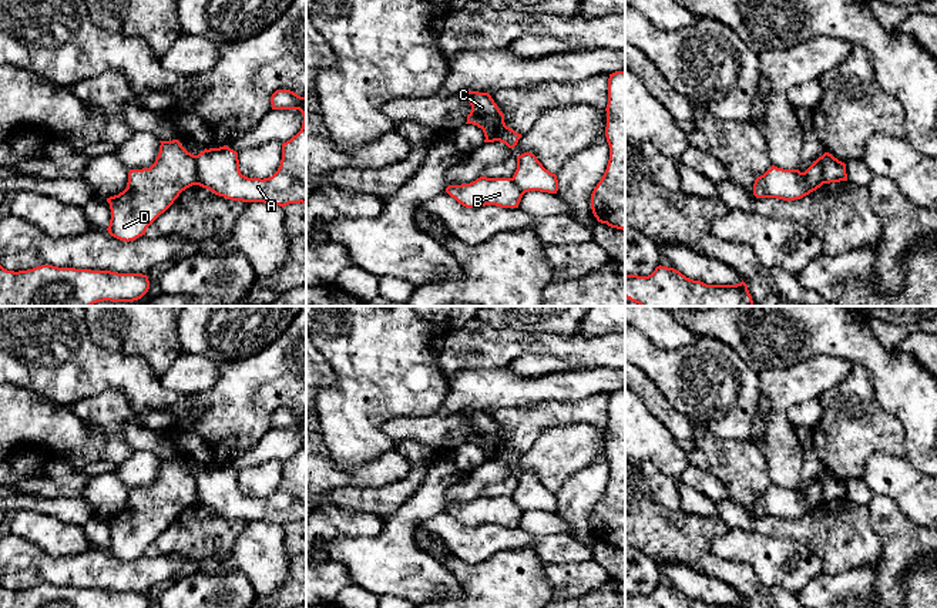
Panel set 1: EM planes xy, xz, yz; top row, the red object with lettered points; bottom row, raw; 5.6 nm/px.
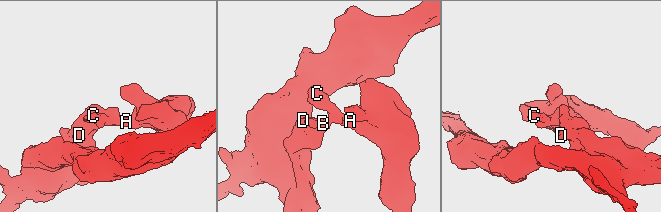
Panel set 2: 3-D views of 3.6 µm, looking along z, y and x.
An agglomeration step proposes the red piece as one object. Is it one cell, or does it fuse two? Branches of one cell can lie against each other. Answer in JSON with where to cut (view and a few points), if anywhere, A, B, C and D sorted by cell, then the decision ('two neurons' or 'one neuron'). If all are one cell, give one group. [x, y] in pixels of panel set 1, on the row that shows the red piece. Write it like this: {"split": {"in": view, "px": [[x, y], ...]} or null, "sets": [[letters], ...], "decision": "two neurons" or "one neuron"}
{"split": {"in": "xy", "px": [[195, 155], [197, 184]]}, "sets": [["A", "C"], ["B", "D"]], "decision": "two neurons"}

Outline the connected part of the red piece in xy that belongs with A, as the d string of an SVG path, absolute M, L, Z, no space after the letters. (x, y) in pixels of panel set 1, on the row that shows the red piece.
M276 90L271 97L272 110L299 110L303 115L300 131L282 144L278 171L269 178L248 178L241 174L238 152L224 145L204 150L197 155L197 185L232 201L263 202L279 206L306 204L306 97L290 90Z

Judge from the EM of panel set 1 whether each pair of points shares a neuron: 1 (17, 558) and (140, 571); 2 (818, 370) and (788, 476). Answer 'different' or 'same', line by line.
1: same
2: same

